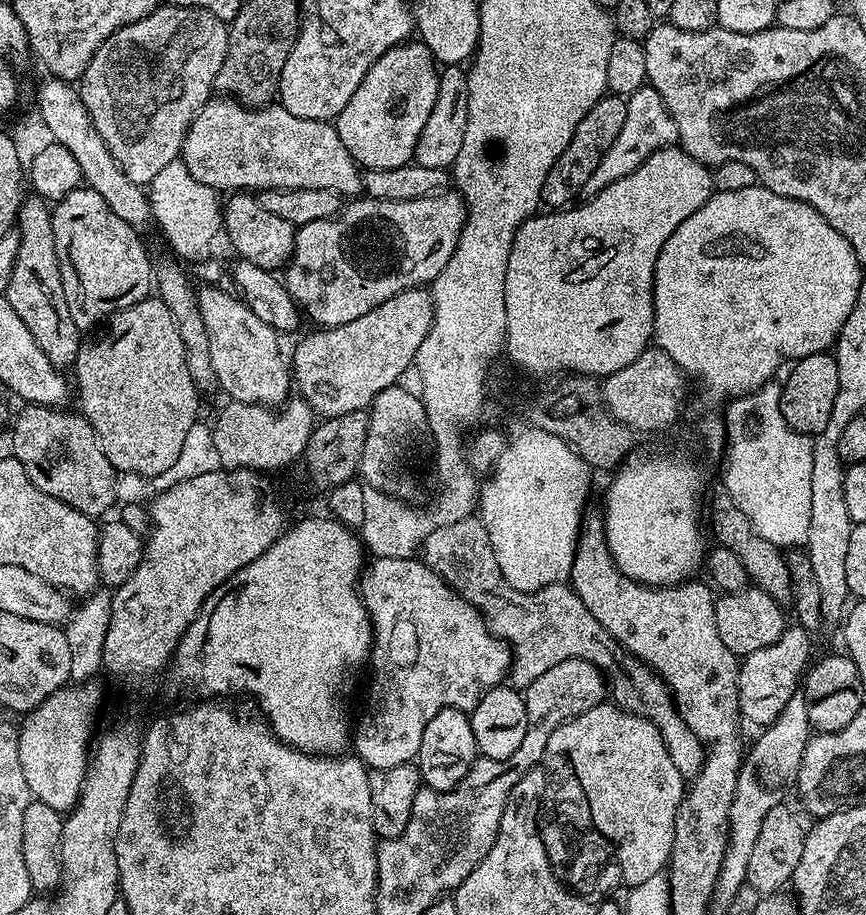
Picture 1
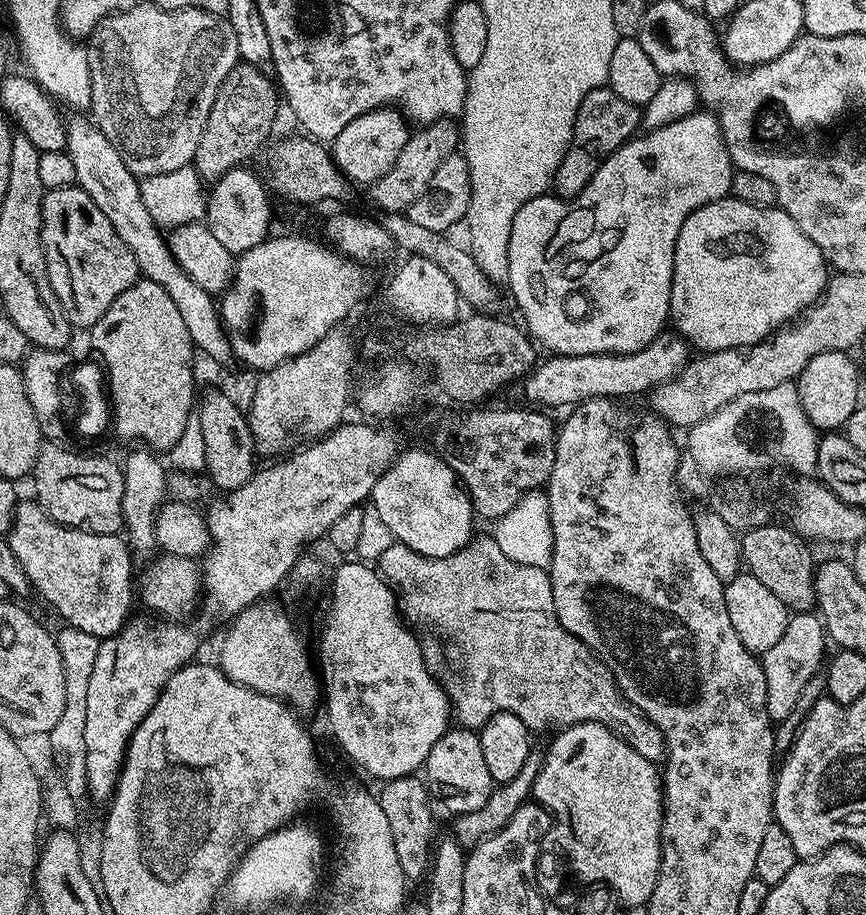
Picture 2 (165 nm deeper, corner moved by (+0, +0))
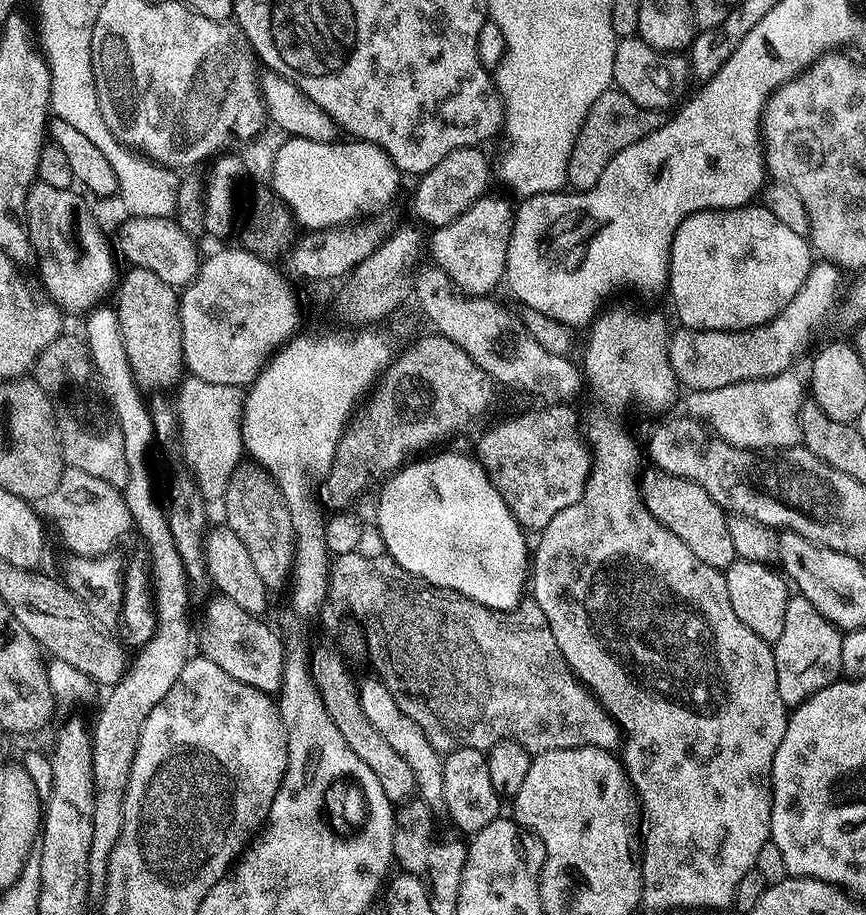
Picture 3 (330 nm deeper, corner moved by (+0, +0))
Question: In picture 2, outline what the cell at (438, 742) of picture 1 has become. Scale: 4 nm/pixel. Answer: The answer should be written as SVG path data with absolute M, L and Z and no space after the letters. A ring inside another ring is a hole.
M459 726L449 727L434 742L434 748L426 758L422 769L423 779L428 791L437 801L444 800L452 814L463 814L478 810L480 805L488 801L494 782L490 778L490 770L486 770L486 757L482 754L482 742L479 735L471 728Z

